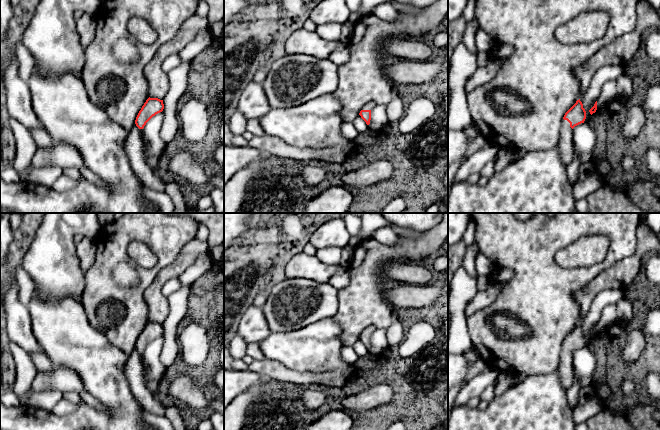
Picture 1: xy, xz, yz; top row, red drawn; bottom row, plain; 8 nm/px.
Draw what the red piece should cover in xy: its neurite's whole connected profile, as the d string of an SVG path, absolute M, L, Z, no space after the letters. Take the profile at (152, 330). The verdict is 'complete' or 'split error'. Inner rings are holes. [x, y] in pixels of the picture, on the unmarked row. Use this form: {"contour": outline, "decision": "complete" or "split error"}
{"contour": "M148 322L141 334L139 335L135 348L139 353L143 353L146 347L156 338L162 336L164 333L163 324L158 322Z", "decision": "complete"}

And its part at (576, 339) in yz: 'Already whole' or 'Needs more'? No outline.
Needs more

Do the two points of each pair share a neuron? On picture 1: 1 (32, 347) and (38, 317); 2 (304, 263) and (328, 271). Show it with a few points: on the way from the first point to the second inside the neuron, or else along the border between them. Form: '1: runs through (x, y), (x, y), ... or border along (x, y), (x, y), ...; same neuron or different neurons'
1: border along (29, 313), (32, 333), (44, 352); different neurons
2: runs through (310, 268), (322, 271); same neuron

